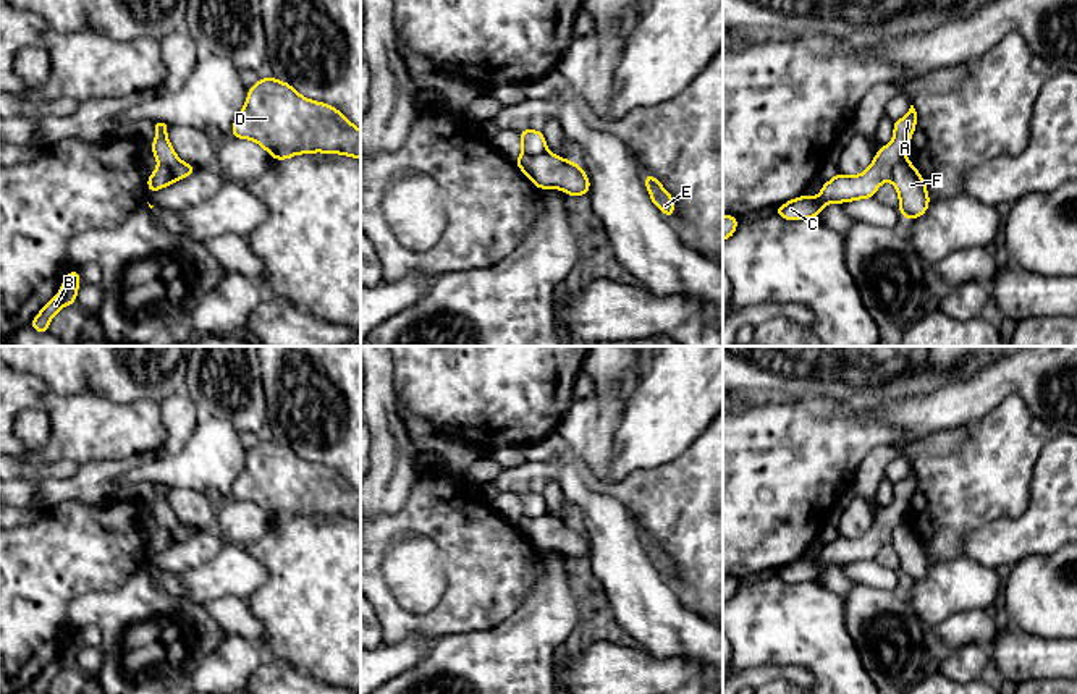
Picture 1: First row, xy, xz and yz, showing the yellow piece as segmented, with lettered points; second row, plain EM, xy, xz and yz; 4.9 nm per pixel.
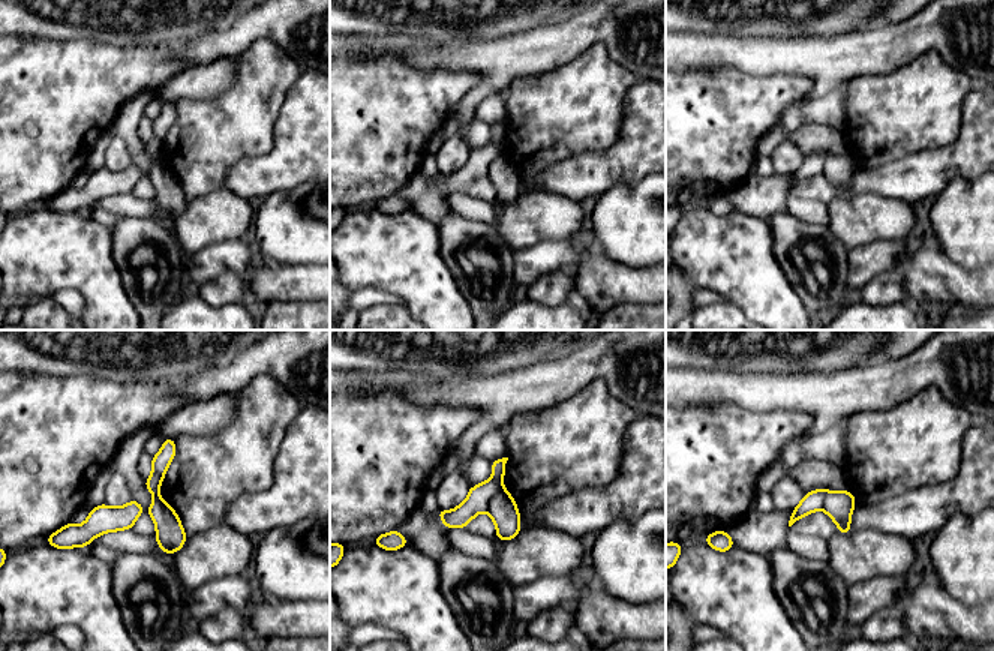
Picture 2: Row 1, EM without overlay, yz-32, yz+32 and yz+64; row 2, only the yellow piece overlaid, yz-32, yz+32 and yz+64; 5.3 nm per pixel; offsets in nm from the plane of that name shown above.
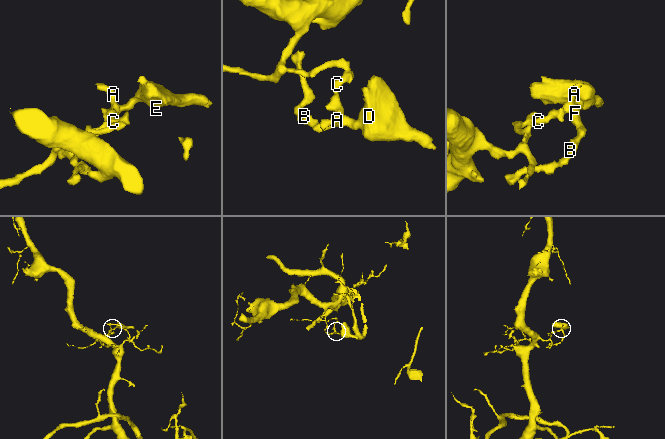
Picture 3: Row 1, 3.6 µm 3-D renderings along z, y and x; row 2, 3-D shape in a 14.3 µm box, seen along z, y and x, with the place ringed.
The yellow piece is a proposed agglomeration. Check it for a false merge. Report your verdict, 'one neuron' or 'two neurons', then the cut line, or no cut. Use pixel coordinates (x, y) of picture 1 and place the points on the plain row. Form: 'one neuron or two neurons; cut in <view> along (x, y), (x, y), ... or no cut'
two neurons; cut in yz along (904, 520), (893, 531), (890, 541)

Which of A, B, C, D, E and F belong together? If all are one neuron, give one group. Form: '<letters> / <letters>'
A C / B D E F

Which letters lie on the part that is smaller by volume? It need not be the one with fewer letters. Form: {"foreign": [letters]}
{"foreign": ["B", "D", "E", "F"]}

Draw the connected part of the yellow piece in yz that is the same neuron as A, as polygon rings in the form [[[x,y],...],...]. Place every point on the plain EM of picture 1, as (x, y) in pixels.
[[[910,468],[907,477],[893,485],[893,503],[878,513],[872,527],[864,535],[847,539],[839,534],[833,542],[823,545],[821,555],[817,560],[799,558],[773,574],[784,582],[796,584],[817,581],[830,565],[844,566],[855,561],[872,561],[880,547],[891,542],[893,531],[906,521],[915,489],[917,474]]]

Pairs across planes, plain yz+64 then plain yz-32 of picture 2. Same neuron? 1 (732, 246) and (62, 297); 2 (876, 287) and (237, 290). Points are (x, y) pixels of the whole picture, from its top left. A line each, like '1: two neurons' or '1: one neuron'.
1: two neurons
2: one neuron

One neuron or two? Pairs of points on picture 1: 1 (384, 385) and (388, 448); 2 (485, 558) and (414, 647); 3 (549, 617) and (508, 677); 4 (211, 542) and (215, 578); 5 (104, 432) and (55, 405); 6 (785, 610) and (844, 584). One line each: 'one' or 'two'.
1: one
2: two
3: one
4: two
5: one
6: two

